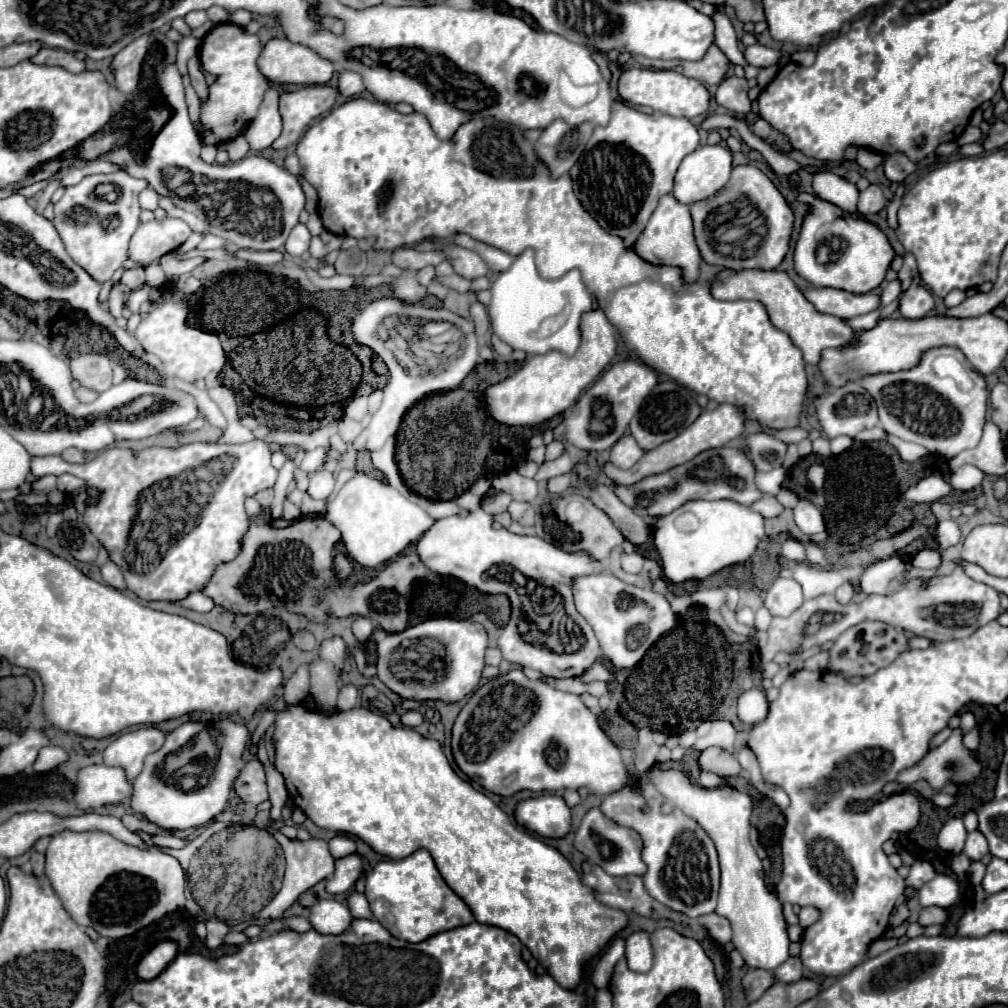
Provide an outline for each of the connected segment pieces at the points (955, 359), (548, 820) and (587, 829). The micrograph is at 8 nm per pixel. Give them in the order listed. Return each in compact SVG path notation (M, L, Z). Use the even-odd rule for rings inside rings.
M933 347L923 353L917 367L909 371L897 373L881 373L881 375L865 375L859 381L875 399L881 427L887 433L901 437L903 441L911 441L923 445L929 453L941 455L943 459L953 459L965 449L973 449L983 433L985 415L987 415L987 387L981 373L973 371L963 357L963 353L955 347Z
M539 795L517 803L515 821L541 837L563 837L571 827L571 811L563 797Z
M599 807L591 809L583 817L583 821L575 833L575 849L581 851L591 863L599 865L605 873L617 875L617 877L625 877L625 875L643 877L645 875L645 863L641 859L641 847L643 847L643 843L641 843L641 835L637 835L637 831L613 823L611 819L607 819L599 811Z

